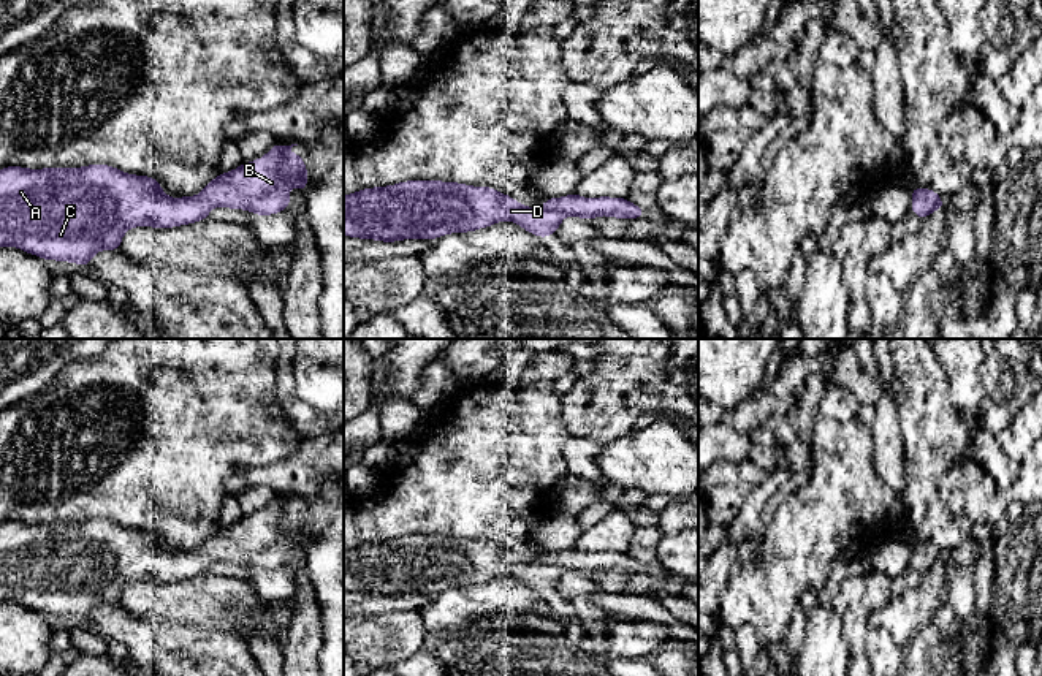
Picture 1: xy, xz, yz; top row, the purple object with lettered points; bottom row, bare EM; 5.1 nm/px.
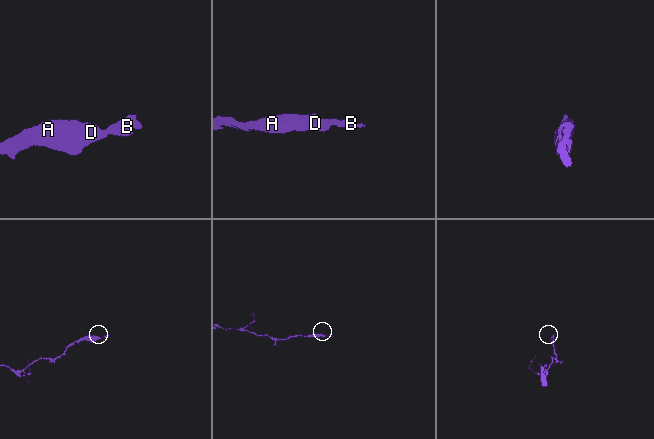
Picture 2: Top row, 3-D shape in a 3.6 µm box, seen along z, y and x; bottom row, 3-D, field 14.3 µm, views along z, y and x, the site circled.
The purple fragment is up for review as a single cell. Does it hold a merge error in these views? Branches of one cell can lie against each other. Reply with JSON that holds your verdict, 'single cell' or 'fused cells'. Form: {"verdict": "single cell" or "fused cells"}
{"verdict": "single cell"}

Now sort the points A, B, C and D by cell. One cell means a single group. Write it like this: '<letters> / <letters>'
A B C D

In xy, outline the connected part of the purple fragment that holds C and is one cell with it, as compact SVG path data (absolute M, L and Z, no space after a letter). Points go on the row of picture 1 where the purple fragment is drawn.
M274 144L264 157L242 163L233 171L220 173L200 195L182 198L169 198L154 177L127 174L109 165L89 165L74 169L5 166L0 169L0 247L17 247L44 261L55 260L89 266L97 252L120 250L124 234L135 226L174 228L190 225L207 218L212 207L242 209L257 215L279 214L291 204L288 192L293 185L302 193L307 188L307 166L302 163L304 157L290 154L293 146L298 144Z

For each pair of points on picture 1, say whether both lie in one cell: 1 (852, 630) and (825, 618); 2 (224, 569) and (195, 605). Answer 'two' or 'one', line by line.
1: two
2: two

